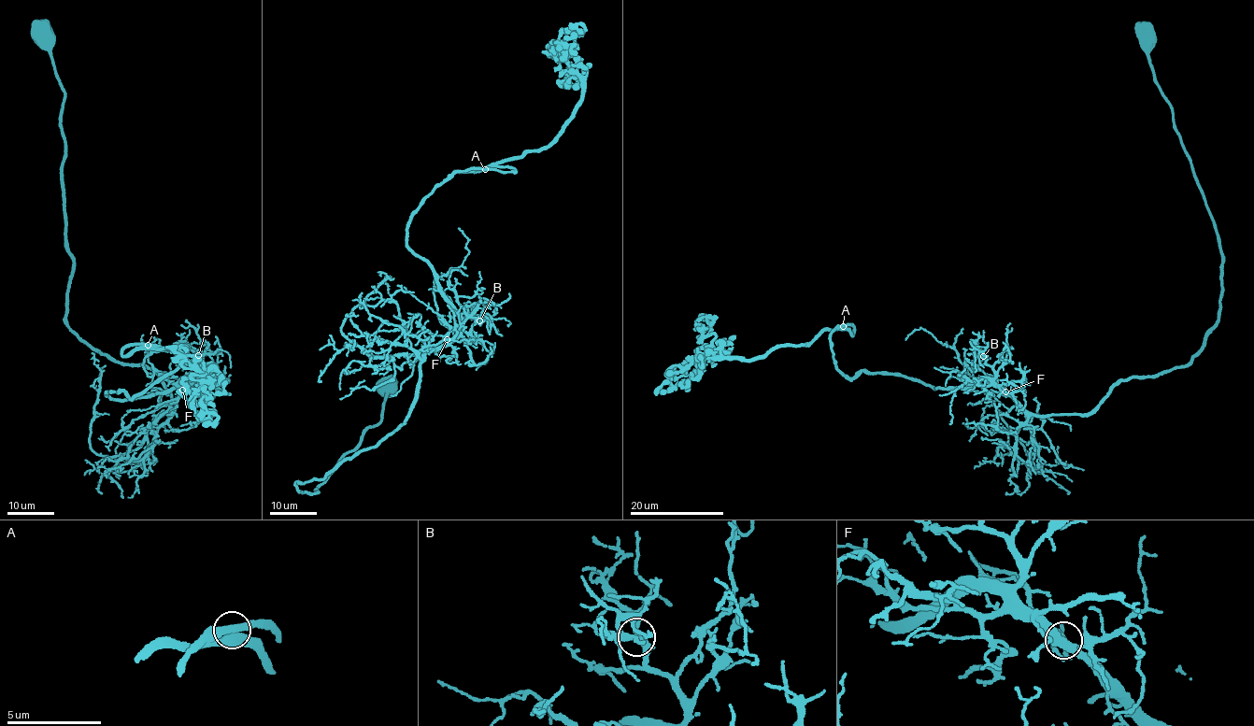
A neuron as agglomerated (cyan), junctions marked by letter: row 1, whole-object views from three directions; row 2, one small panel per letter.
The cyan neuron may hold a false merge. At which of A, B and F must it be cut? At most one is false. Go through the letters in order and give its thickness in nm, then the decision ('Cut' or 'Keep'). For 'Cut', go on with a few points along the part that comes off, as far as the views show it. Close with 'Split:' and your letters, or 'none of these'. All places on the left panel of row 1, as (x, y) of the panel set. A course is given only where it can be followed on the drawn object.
A: Thickness 280 nm. Keep
B: Thickness 280 nm. Keep
F: Thickness 300 nm. Keep
Split: none of these

